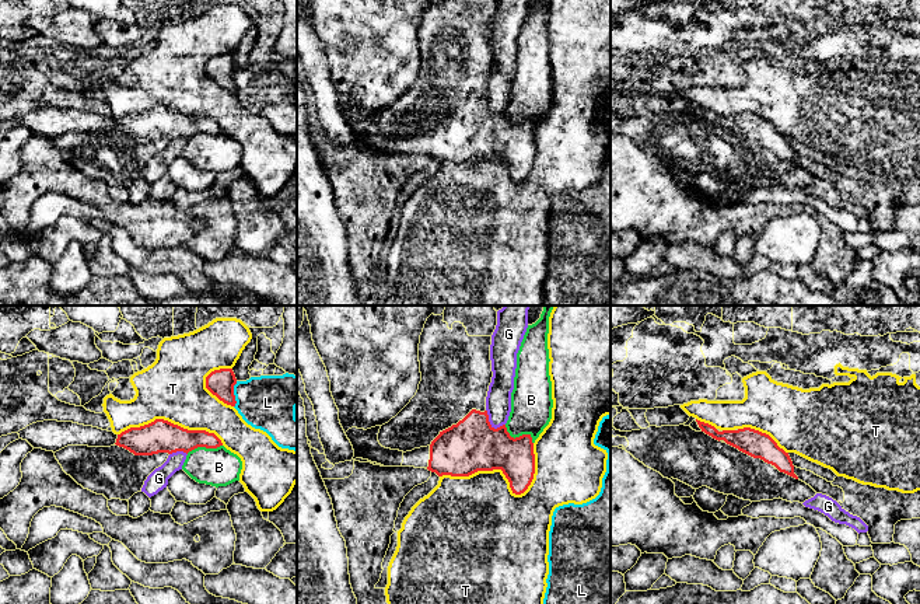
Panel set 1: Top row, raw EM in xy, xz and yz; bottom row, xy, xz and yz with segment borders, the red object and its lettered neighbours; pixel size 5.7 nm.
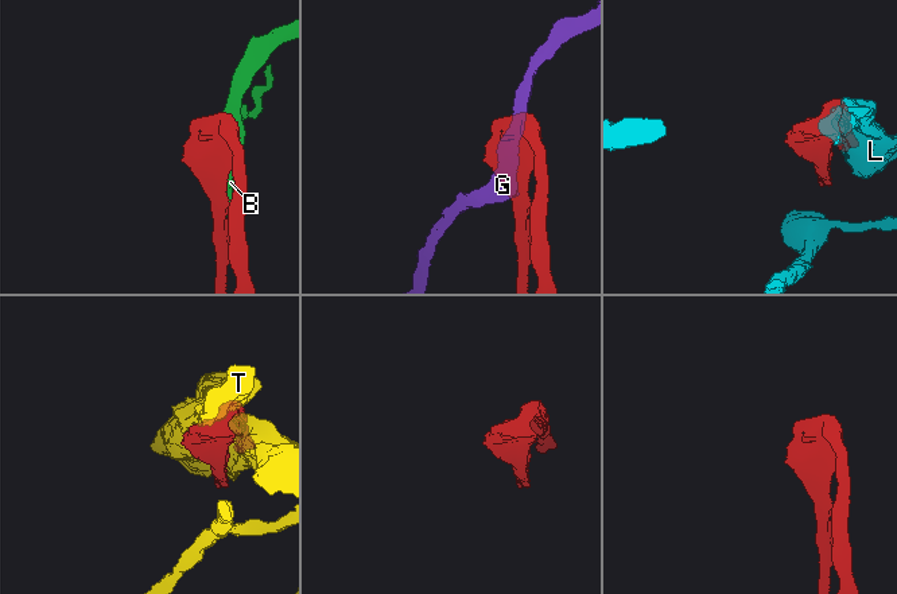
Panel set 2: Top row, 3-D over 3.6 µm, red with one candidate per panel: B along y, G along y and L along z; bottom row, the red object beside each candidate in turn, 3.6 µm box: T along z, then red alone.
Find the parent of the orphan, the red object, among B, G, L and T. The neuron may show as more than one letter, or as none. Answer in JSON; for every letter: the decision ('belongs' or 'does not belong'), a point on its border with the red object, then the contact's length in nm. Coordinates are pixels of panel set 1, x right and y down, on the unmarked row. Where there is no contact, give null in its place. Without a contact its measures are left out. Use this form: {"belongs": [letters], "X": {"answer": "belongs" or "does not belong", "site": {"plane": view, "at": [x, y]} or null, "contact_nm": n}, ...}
{"belongs": [], "B": {"answer": "does not belong", "site": {"plane": "xz", "at": [518, 124]}, "contact_nm": 200}, "G": {"answer": "does not belong", "site": {"plane": "xz", "at": [489, 110]}, "contact_nm": 140}, "L": {"answer": "does not belong", "site": {"plane": "xy", "at": [233, 80]}, "contact_nm": 150}, "T": {"answer": "does not belong", "site": {"plane": "xz", "at": [509, 166]}, "contact_nm": 600}}

